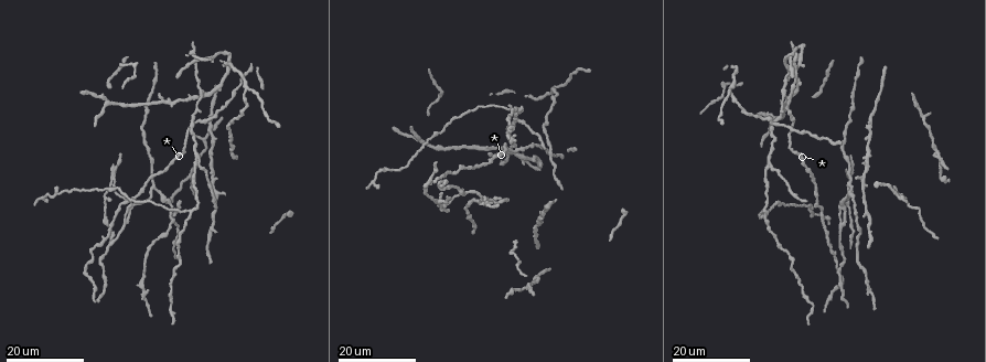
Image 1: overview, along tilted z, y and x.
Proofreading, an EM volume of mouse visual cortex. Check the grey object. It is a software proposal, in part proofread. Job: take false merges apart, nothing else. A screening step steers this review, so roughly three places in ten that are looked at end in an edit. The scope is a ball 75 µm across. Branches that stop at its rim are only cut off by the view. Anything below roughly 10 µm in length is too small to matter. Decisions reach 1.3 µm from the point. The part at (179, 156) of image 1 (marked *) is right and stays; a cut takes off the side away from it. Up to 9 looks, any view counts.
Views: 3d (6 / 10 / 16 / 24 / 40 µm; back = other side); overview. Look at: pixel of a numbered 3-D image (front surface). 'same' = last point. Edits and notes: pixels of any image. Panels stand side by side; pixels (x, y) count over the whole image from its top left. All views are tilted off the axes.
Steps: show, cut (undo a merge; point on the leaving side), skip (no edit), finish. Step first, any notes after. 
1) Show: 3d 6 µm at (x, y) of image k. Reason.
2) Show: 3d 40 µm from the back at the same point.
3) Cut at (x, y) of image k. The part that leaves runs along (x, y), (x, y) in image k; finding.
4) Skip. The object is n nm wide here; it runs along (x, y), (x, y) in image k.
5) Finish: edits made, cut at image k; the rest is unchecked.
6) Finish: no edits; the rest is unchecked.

Show: 3d 16 µm at (769, 160) of image 1. Two arms in line, one across.

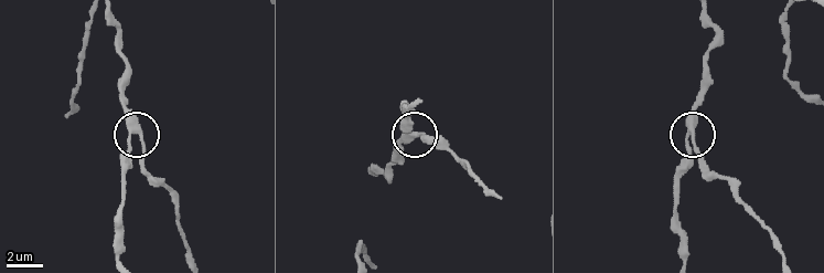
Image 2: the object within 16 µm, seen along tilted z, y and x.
Show: 3d 10 µm at (691, 130) of image 2. Closer look.

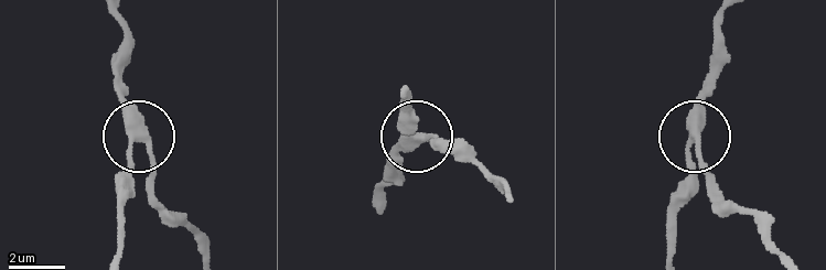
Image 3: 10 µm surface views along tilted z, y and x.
Show: 3d 6 µm at (140, 138) of image 3. Closer look.

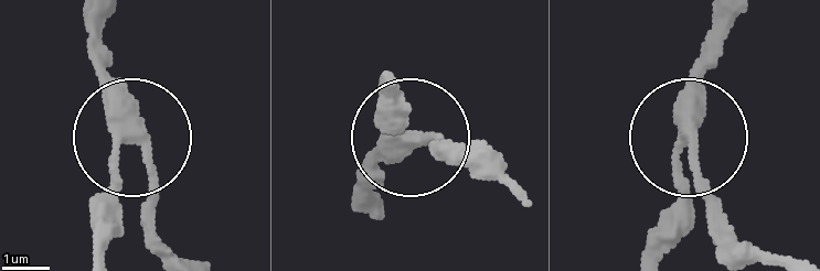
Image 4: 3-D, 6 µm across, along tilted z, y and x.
Skip. The object is 300 nm wide here; all the same neuron.

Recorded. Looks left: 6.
Show: 3d 24 µm at (234, 93) of image 1.

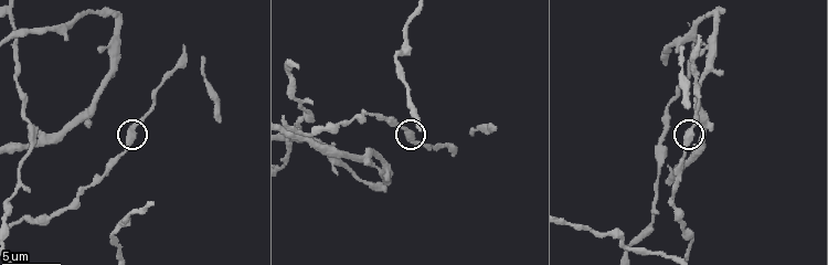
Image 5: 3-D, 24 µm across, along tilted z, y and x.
Show: 3d 6 µm at (131, 129) of image 5. Closer look.

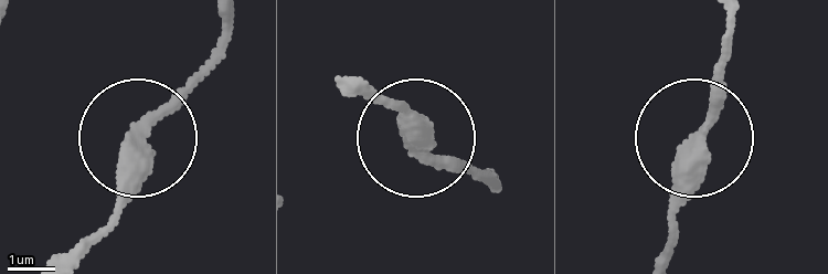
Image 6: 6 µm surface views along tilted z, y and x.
Skip. It runs along (661, 249), (728, 32) in image 6; one neuron here.

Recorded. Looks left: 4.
Show: 3d 24 µm at (191, 210) of image 1. Three arms meet.

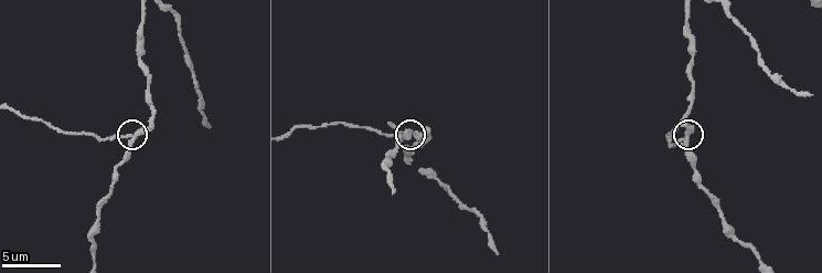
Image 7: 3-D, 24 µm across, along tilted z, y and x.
Show: 3d 10 µm at (686, 141) of image 7.

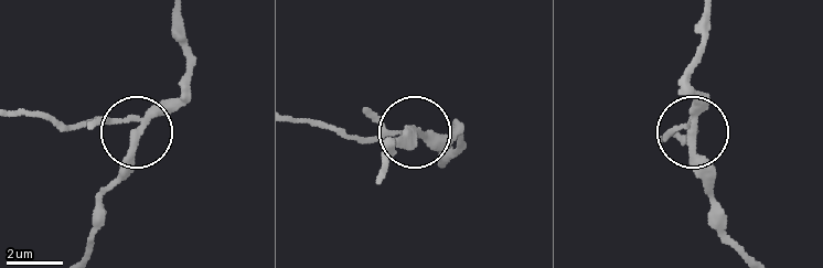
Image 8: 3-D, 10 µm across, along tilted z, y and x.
Cut at (100, 120) of image 8. The part that leaves runs along (140, 118), (65, 124), (18, 114) in image 8; a second neuron is stuck on.

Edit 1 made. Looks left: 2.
Show: 3d 24 µm at (211, 180) of image 1. Two arms in line, one across.

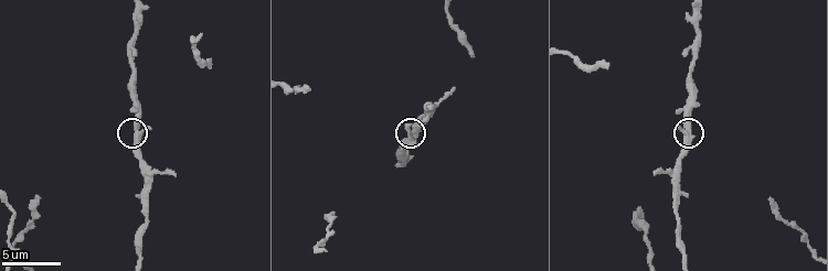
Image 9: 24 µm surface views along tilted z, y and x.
Show: 3d 10 µm at (134, 131) of image 9.

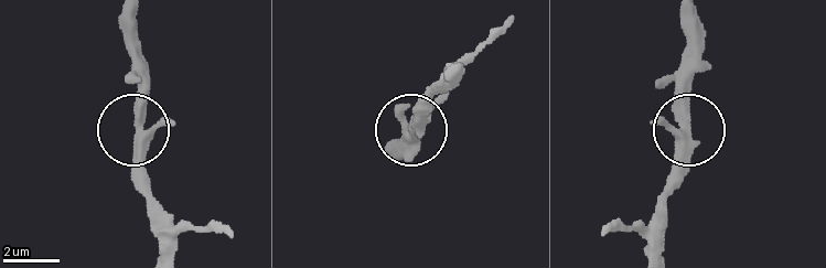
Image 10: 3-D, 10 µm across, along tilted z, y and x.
Skip. The object is 340 nm wide here; continuous, no second neuron.

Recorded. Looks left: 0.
Finish: edits made, cut at image 8; the rest is unchecked.

